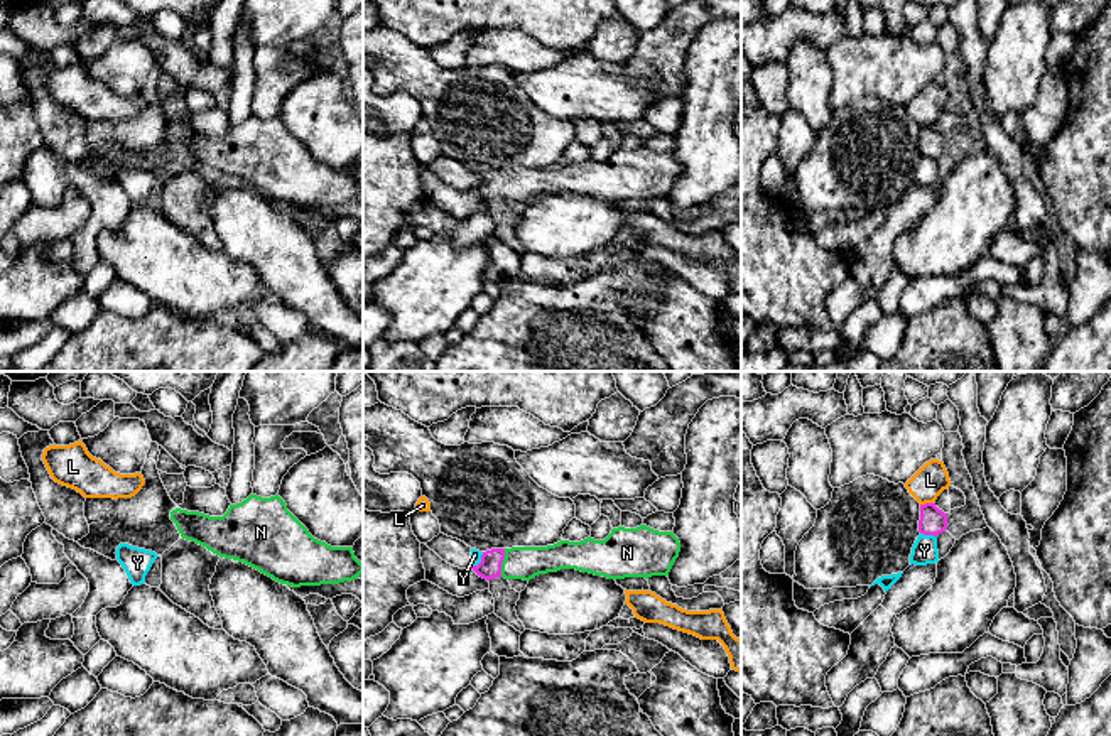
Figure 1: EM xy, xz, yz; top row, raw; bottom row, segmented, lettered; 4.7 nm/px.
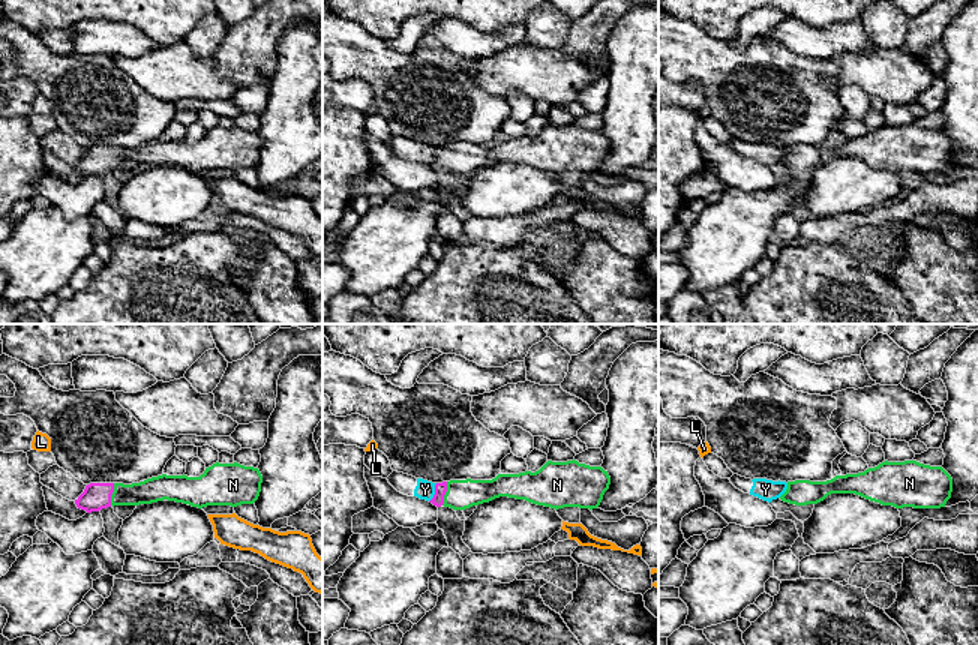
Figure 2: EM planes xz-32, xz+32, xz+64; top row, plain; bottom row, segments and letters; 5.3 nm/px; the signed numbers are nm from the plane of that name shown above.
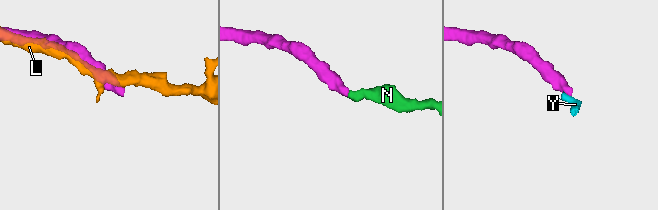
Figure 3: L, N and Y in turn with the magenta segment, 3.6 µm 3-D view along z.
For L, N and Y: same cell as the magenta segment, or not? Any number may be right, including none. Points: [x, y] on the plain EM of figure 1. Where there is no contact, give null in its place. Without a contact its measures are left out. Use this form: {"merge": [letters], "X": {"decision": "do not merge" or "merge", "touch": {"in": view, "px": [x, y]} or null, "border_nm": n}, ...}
{"merge": ["N"], "L": {"decision": "do not merge", "touch": {"in": "yz", "px": [926, 125]}, "border_nm": 70}, "N": {"decision": "merge", "touch": {"in": "xz", "px": [502, 183]}, "border_nm": 140}, "Y": {"decision": "do not merge", "touch": {"in": "yz", "px": [929, 156]}, "border_nm": 80}}

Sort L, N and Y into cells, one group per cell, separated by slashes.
L / N / Y

